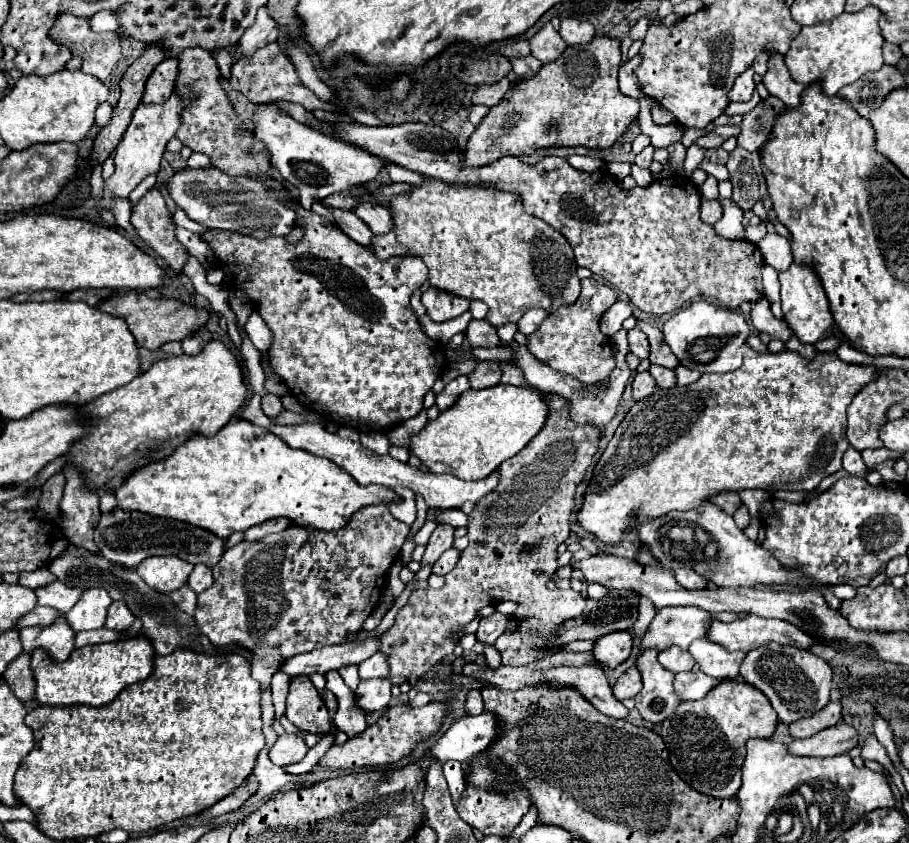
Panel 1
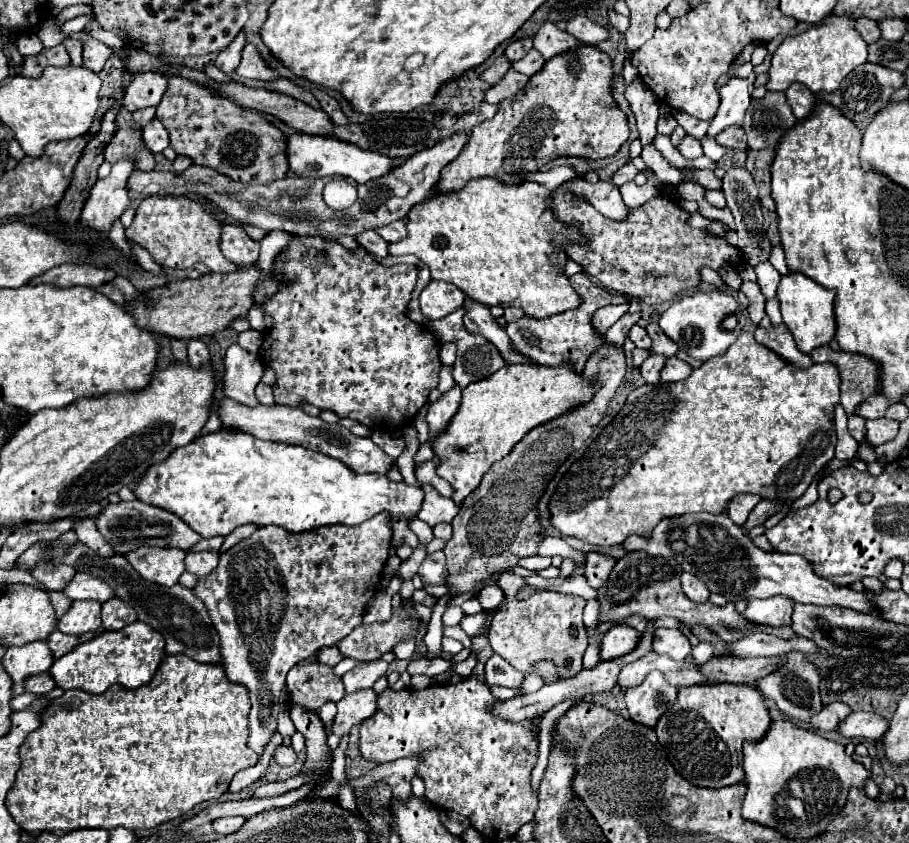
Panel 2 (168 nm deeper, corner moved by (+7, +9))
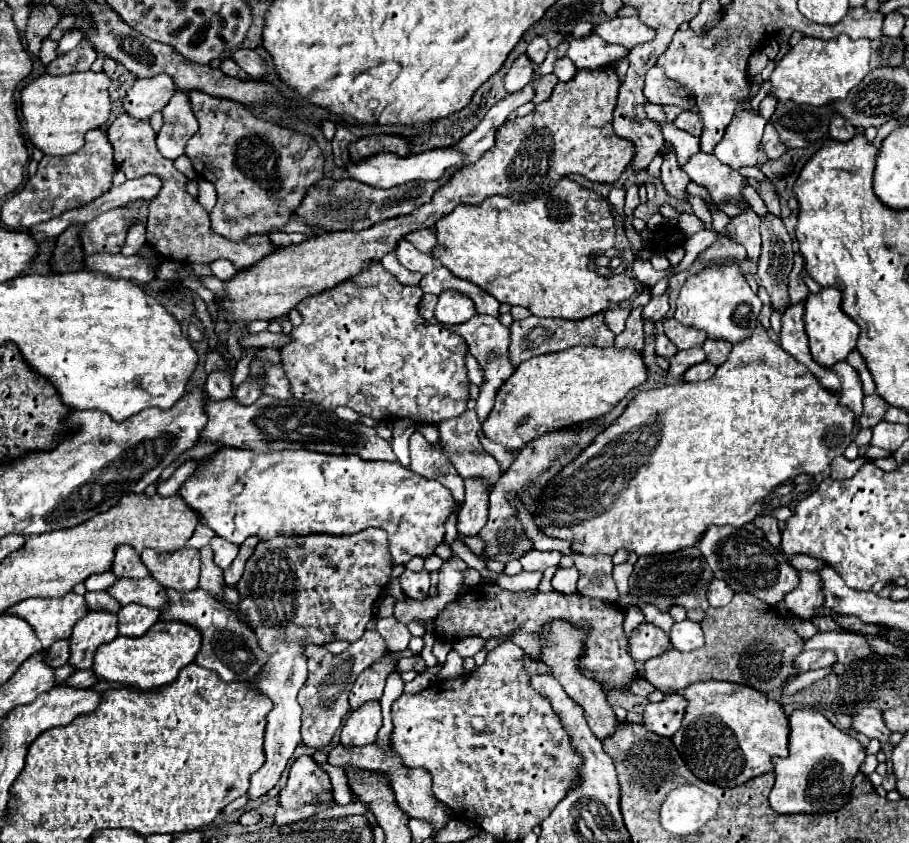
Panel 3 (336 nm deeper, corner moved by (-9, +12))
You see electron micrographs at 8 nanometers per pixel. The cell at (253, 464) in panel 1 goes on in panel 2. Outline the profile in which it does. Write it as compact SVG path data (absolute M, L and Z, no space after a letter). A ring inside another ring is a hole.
M224 427L214 433L200 435L192 443L172 451L168 459L154 463L144 473L144 477L134 483L132 493L144 503L172 511L202 537L216 537L216 535L226 537L238 525L244 523L278 525L294 533L312 531L316 527L332 523L358 525L380 511L390 511L390 515L402 515L404 519L412 519L420 511L424 499L420 487L394 483L386 475L358 475L344 463L328 455L308 451L306 447L268 443L244 431L228 431Z

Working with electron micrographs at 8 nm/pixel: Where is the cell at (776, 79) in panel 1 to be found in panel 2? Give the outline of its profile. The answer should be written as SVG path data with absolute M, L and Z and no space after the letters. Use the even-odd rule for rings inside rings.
M794 83L792 87L788 87L788 91L784 91L784 95L798 119L808 117L808 113L812 111L812 107L816 103L816 97L812 95L812 91L808 91L808 87L802 87L800 83Z

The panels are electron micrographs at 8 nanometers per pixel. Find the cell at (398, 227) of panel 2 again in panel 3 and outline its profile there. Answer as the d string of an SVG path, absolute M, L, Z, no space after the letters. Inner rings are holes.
M418 230L418 232L412 232L406 236L406 240L410 244L414 244L420 252L432 256L432 248L438 246L438 240L436 240L436 234L432 230Z

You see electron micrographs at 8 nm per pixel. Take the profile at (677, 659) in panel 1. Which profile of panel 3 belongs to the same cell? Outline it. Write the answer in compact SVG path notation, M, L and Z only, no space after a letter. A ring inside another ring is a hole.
M682 620L682 622L674 624L672 630L670 630L670 642L676 650L682 650L682 652L702 648L704 636L702 636L700 624L696 624L692 620Z

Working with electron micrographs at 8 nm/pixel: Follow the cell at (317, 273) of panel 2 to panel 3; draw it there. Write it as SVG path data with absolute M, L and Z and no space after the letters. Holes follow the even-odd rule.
M374 262L368 270L344 284L302 300L296 310L302 314L304 322L292 330L292 342L280 350L294 398L332 410L348 406L362 416L386 422L410 418L414 422L438 424L446 418L460 416L470 400L470 380L464 364L468 344L446 326L424 324L418 314L422 294L418 286L402 286L380 262Z

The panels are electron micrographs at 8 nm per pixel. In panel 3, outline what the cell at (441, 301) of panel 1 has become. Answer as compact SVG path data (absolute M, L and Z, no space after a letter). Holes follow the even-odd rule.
M442 292L436 310L434 310L434 318L440 324L462 324L466 320L470 320L476 314L476 308L472 304L472 300L468 296L462 296L460 292Z

